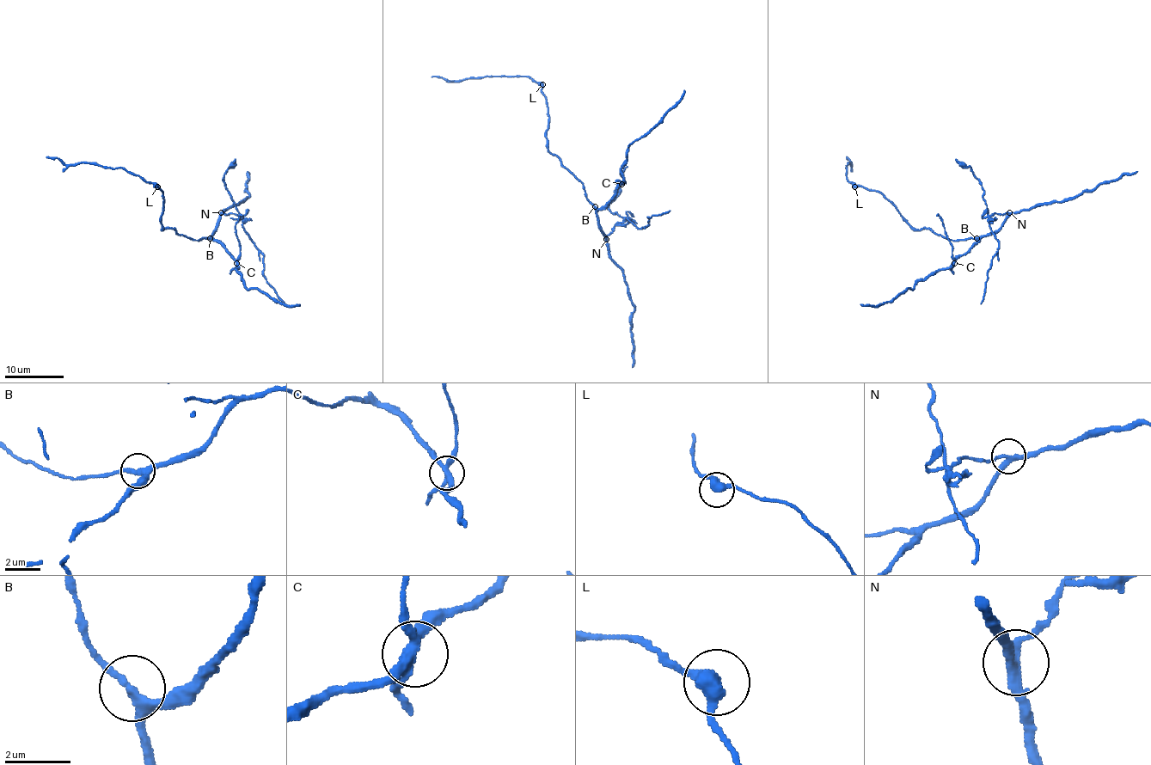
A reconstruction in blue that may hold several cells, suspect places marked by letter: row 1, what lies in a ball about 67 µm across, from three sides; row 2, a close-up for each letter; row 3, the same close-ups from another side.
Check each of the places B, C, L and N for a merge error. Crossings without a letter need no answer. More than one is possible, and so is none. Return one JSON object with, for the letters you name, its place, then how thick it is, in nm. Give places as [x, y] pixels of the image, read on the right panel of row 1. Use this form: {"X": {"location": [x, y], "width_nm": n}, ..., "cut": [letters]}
{"C": {"location": [954, 263], "width_nm": 300}, "N": {"location": [1009, 212], "width_nm": 260}, "cut": ["C", "N"]}

